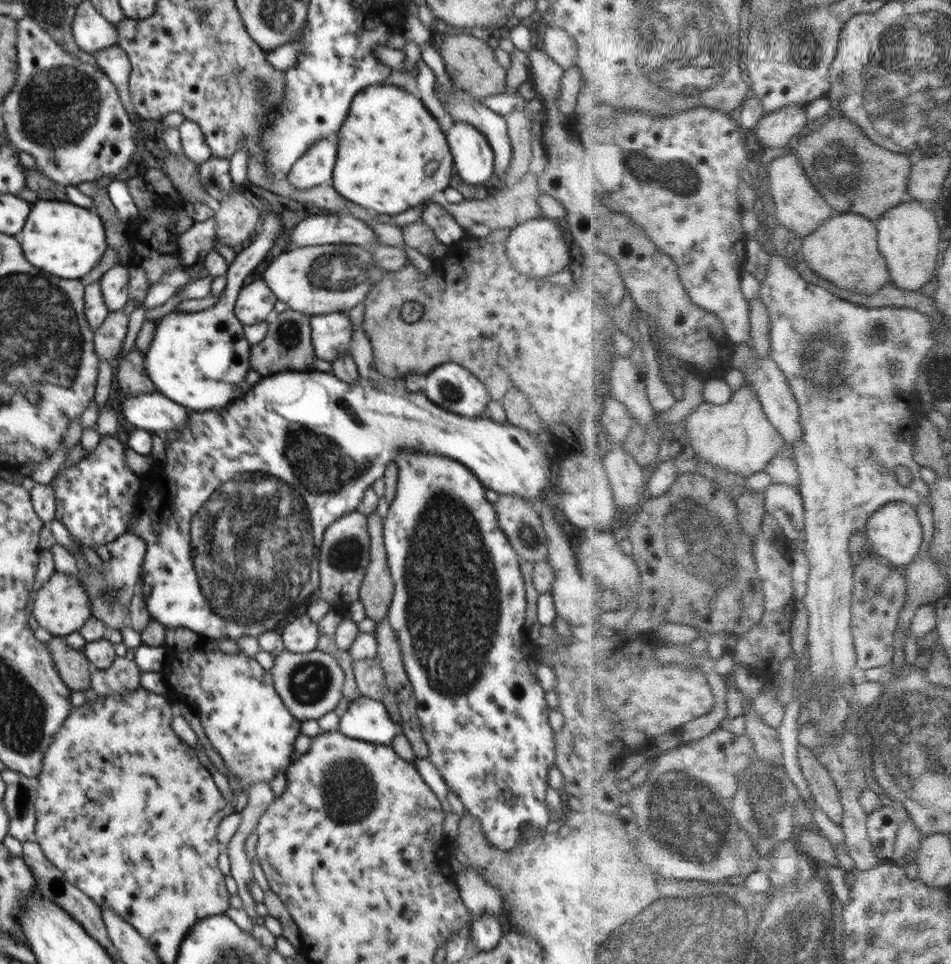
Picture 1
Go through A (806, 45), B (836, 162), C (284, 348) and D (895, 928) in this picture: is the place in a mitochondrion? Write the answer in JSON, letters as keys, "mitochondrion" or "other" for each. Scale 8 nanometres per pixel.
{"A":"mitochondrion","B":"mitochondrion","C":"mitochondrion","D":"other"}

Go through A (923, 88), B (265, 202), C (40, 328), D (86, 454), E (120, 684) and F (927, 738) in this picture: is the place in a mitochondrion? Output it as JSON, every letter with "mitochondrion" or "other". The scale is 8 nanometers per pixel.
{"A":"mitochondrion","B":"other","C":"mitochondrion","D":"other","E":"other","F":"mitochondrion"}

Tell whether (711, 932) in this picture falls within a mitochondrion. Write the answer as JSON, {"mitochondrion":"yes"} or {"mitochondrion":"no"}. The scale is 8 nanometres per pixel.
{"mitochondrion":"no"}

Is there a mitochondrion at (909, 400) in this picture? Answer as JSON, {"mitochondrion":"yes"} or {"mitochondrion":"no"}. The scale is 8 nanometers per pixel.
{"mitochondrion":"no"}

